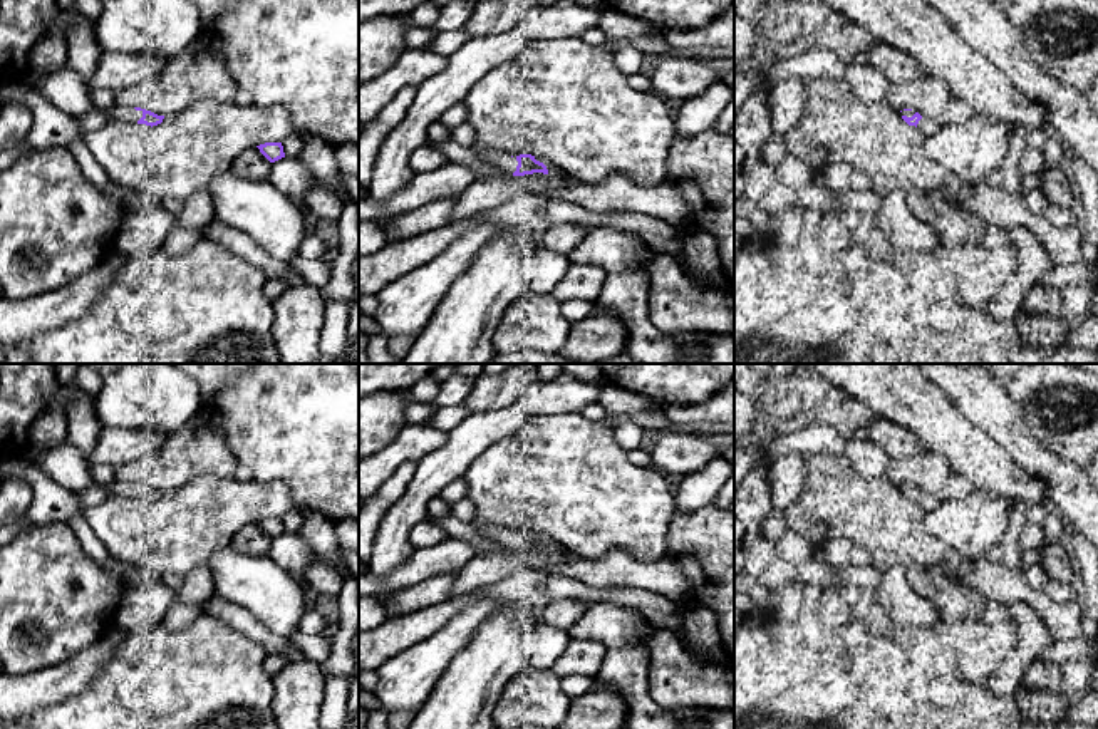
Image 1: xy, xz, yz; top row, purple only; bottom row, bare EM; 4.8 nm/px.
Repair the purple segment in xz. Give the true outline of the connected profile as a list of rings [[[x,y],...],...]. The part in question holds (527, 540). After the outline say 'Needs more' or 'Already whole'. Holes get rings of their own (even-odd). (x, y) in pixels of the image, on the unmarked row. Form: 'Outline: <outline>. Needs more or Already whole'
Outline: [[[474,525],[474,528],[486,536],[488,540],[498,543],[505,550],[513,551],[525,551],[533,548],[543,548],[548,550],[548,545],[543,538],[536,536],[531,530],[520,530],[520,531],[508,531],[508,530],[498,530],[493,526],[479,526]]]. Needs more

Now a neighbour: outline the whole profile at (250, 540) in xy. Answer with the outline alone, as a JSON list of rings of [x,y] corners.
[[[256,521],[245,525],[231,540],[230,548],[248,556],[267,556],[272,538]]]

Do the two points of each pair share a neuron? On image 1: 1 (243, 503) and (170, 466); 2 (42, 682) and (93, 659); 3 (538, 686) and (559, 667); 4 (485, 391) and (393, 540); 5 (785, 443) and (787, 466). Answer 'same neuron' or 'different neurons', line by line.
1: different neurons
2: same neuron
3: different neurons
4: different neurons
5: different neurons

